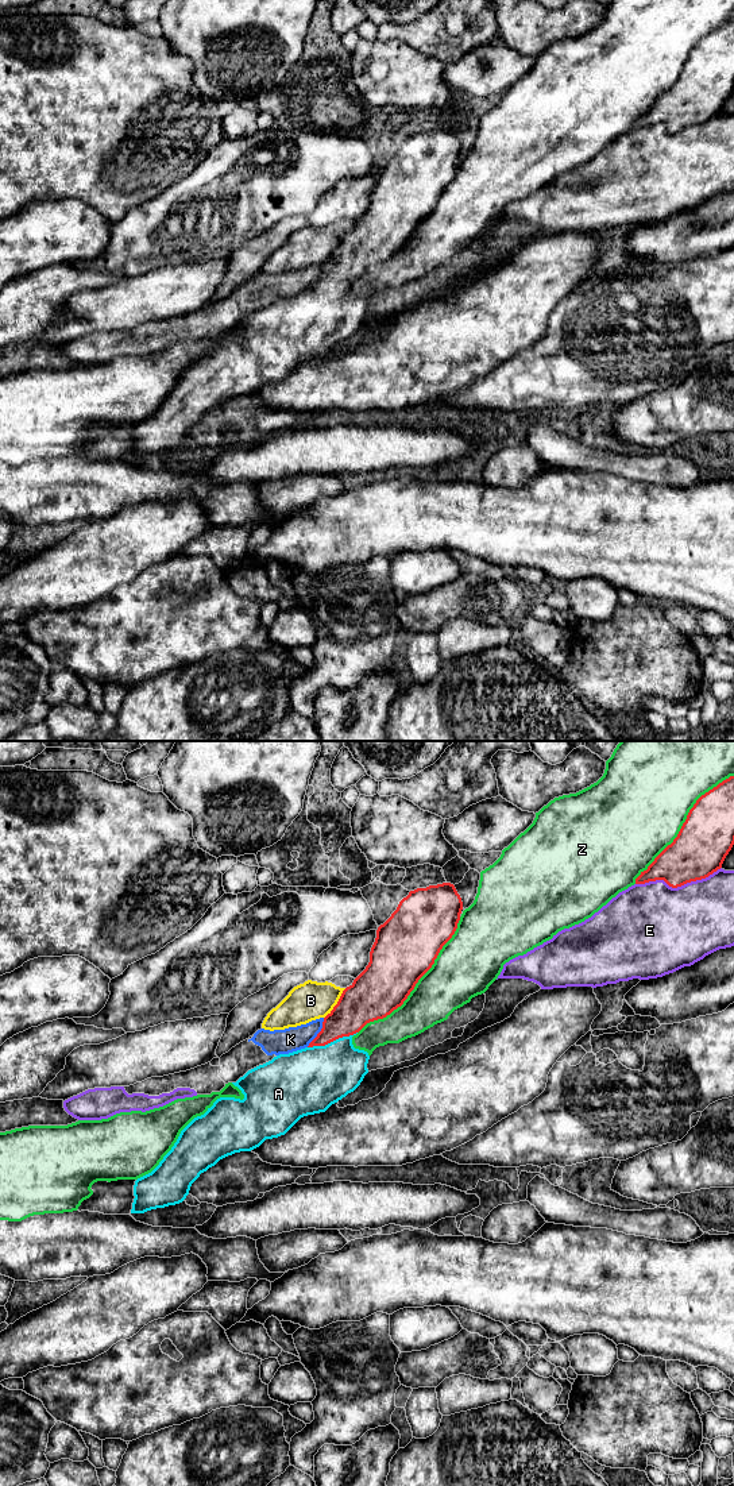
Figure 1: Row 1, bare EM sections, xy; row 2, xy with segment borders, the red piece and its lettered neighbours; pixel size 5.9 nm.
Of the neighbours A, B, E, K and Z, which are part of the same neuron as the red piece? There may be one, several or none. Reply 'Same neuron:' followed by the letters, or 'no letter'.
Same neuron: A

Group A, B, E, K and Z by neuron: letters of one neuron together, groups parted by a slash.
A / B / E K / Z

